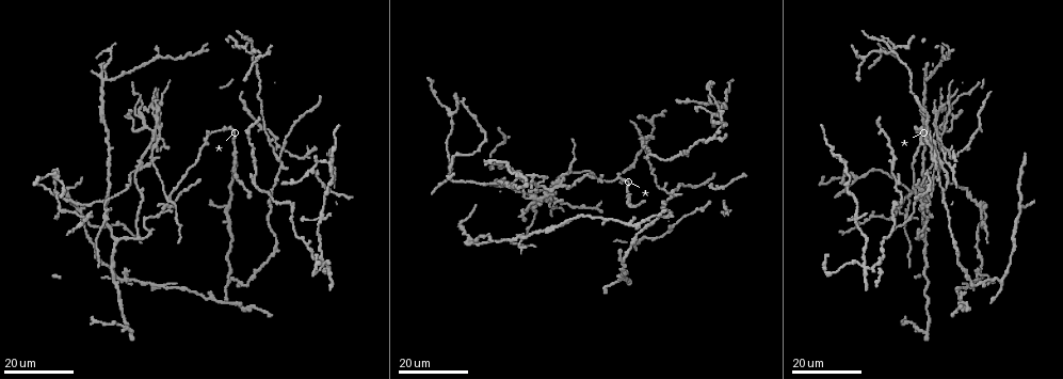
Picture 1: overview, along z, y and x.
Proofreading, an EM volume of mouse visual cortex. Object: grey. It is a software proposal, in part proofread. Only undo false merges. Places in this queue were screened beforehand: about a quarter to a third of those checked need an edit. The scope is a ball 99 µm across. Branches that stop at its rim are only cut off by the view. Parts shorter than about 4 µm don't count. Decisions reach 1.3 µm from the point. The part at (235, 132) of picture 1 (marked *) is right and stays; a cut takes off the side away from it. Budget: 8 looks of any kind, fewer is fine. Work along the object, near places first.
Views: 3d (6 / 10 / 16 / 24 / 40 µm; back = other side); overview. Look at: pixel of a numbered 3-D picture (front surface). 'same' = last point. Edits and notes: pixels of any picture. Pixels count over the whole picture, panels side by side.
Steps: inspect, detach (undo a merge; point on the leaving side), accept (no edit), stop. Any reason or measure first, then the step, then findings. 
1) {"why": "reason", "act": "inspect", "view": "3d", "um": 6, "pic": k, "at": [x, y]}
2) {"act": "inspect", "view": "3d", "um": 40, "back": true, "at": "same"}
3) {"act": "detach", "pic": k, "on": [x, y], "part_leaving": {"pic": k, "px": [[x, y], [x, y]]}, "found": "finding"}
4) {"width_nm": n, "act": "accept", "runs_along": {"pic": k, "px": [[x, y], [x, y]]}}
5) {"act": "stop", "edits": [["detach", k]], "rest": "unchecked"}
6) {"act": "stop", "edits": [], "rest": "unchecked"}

{"why": "thick turns thin", "act": "inspect", "view": "3d", "um": 24, "pic": 1, "at": [172, 188]}

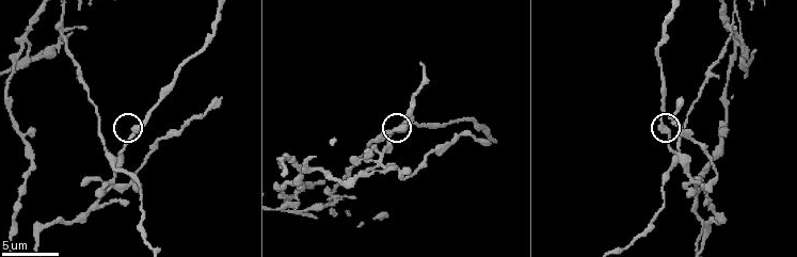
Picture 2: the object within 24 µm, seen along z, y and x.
{"act": "inspect", "view": "3d", "um": 10, "pic": 2, "at": [665, 133]}

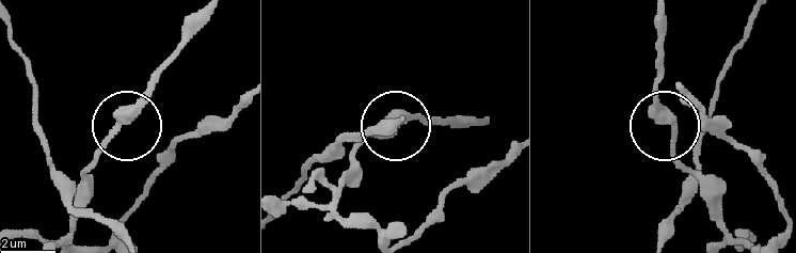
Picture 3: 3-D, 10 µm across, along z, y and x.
{"why": "closer look", "act": "inspect", "view": "3d", "um": 6, "pic": 3, "at": [122, 123]}

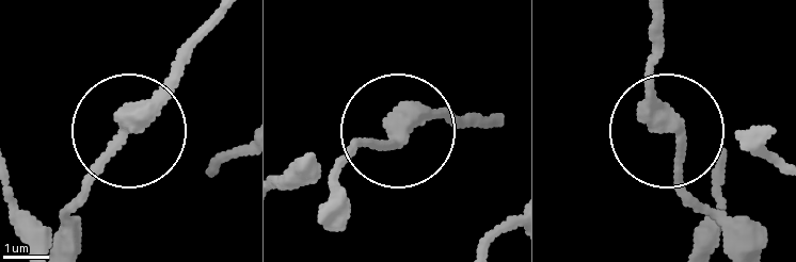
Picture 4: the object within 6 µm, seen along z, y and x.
{"act": "accept", "runs_along": {"pic": 4, "px": [[493, 116], [419, 116], [309, 174]]}, "found": "all the same neuron"}

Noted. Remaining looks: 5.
{"why": "arms part here", "act": "inspect", "view": "3d", "um": 16, "pic": 1, "at": [116, 237]}

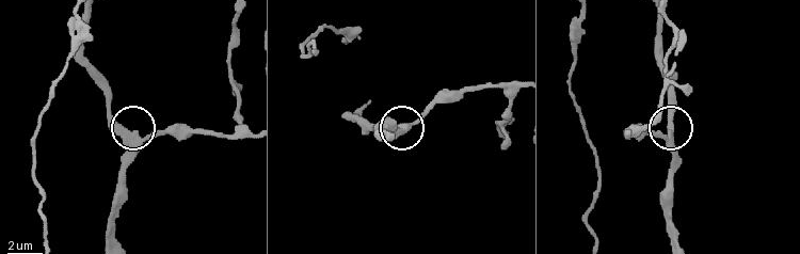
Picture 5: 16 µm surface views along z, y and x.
{"act": "inspect", "view": "3d", "um": 6, "pic": 5, "at": [127, 139]}

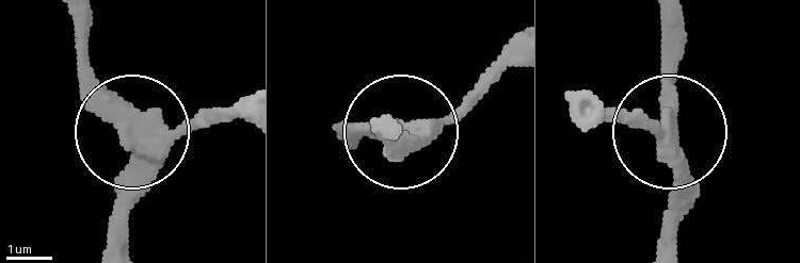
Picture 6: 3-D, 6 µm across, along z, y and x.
{"arms": 3, "act": "accept", "found": "continuous, no second neuron"}

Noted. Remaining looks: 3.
{"why": "three arms meet", "act": "inspect", "view": "3d", "um": 16, "pic": 1, "at": [450, 114]}

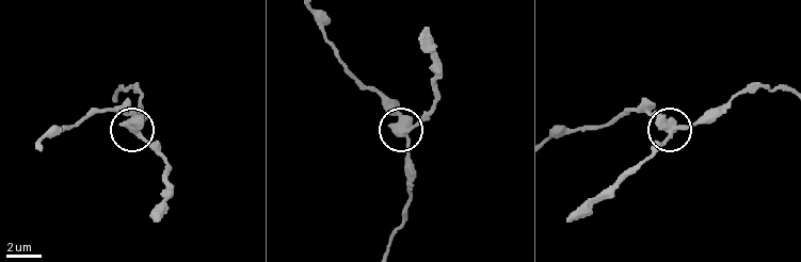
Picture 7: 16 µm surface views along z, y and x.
{"act": "inspect", "view": "3d", "um": 6, "pic": 7, "at": [669, 136]}

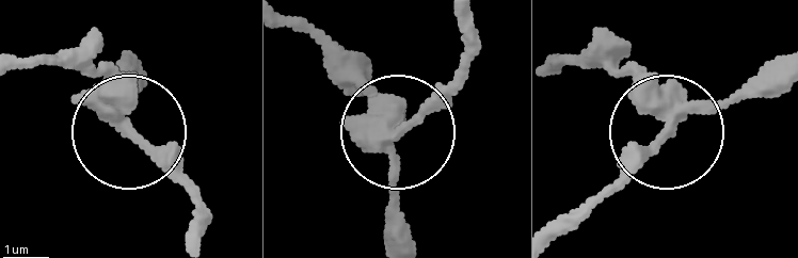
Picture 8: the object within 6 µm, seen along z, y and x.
{"act": "accept", "runs_along": {"pic": 8, "px": [[780, 57], [688, 110], [589, 210]]}, "found": "all the same neuron"}

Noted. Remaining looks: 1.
{"act": "stop", "edits": [], "rest": "unchecked"}

